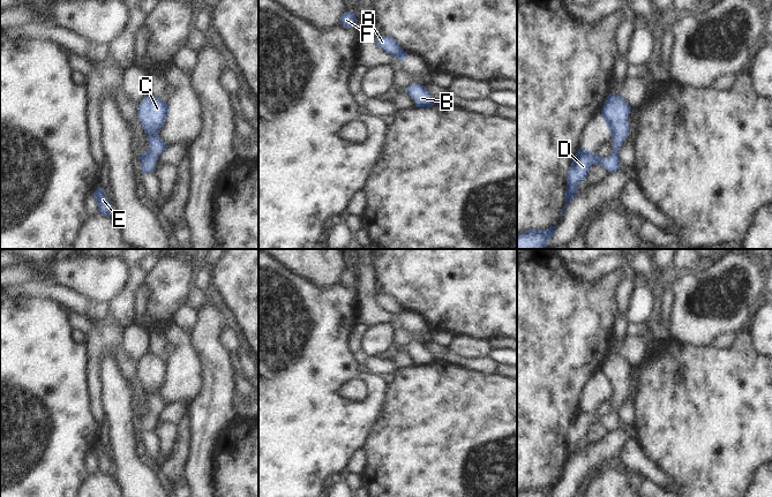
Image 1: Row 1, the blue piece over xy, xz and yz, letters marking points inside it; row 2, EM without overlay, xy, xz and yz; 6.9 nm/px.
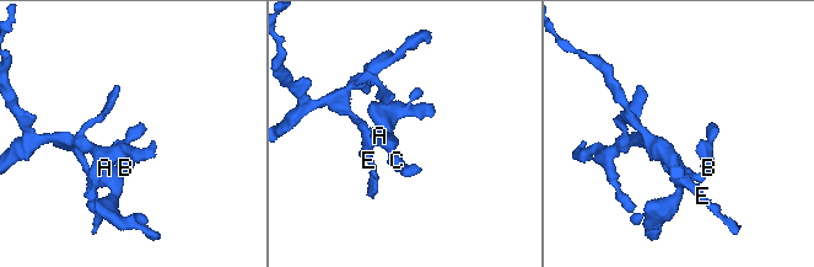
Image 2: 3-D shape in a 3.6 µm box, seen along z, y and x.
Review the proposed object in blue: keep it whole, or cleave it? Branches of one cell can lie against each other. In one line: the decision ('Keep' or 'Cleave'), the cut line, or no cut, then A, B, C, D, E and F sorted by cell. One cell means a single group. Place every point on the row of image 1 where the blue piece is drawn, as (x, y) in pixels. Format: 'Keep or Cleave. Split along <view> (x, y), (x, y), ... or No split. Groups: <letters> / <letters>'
Keep. No split. Groups: A B C D E F

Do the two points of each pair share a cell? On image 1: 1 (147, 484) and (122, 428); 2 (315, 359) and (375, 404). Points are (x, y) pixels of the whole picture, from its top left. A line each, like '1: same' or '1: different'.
1: same
2: same

